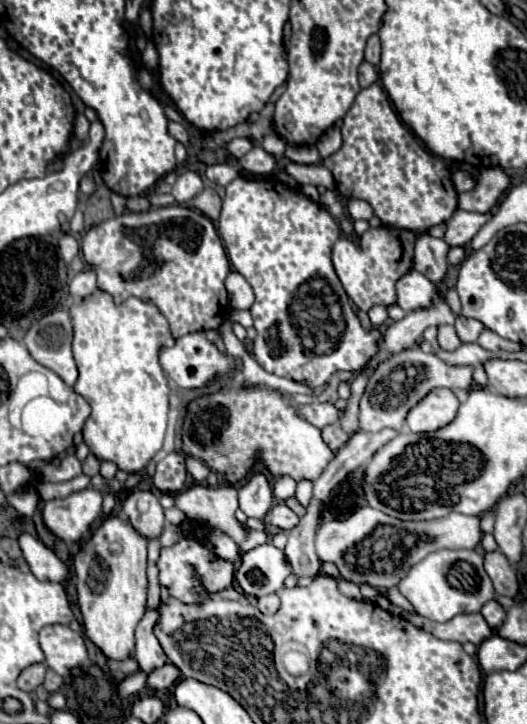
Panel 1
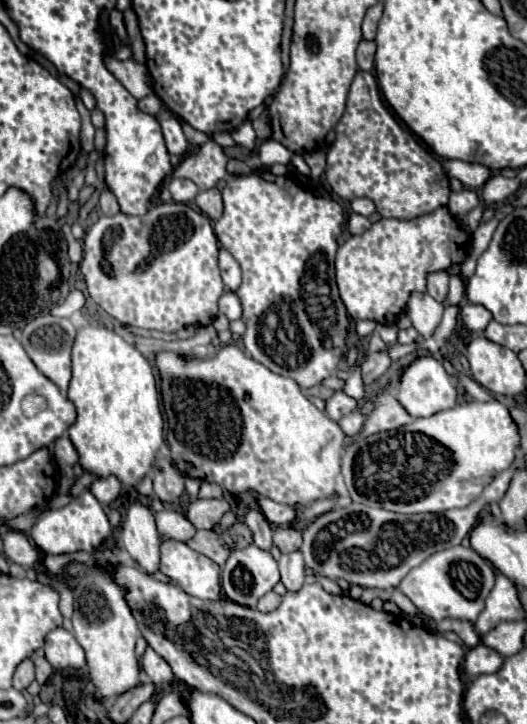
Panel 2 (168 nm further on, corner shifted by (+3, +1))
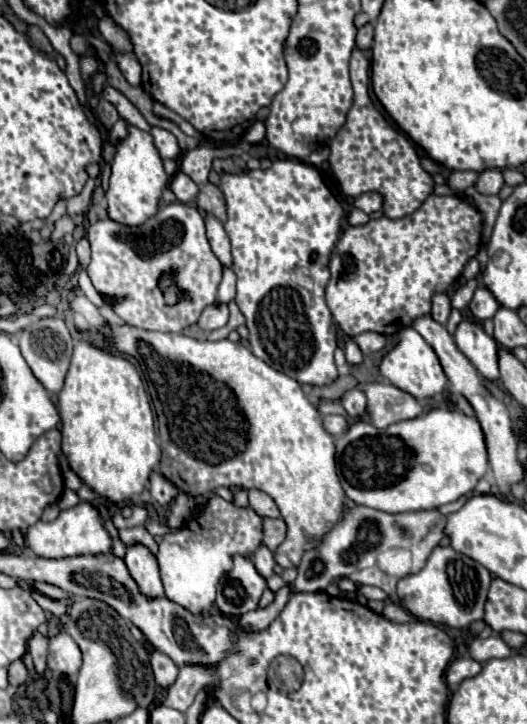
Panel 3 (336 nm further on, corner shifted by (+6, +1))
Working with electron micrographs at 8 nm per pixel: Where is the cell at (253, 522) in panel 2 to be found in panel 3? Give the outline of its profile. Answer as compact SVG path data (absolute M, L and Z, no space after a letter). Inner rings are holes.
M260 546L254 554L254 564L256 564L256 570L260 572L260 576L264 576L266 580L274 574L274 556L272 552L266 548L266 546Z

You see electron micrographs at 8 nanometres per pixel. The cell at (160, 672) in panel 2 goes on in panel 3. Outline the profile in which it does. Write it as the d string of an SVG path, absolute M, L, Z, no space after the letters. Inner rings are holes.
M154 650L152 652L152 670L154 670L154 678L162 688L170 688L178 676L178 666L172 662L170 656L166 656L164 652Z

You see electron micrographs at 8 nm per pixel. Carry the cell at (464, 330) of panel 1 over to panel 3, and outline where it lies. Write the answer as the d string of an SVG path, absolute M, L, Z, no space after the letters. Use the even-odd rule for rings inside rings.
M478 284L474 298L470 302L470 312L478 318L478 320L488 320L496 314L496 310L500 308L498 300L492 296L492 292L488 292L488 288L484 288L482 284Z

